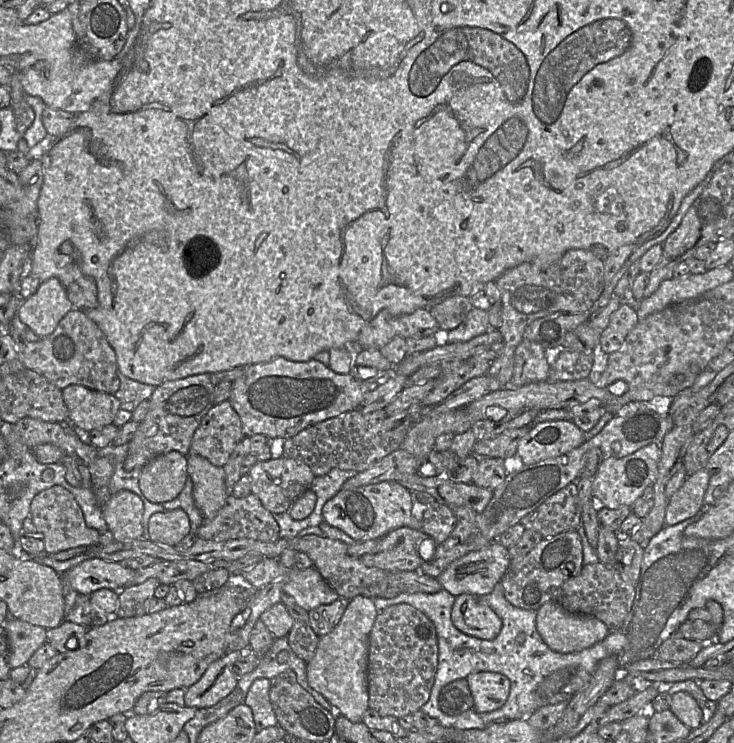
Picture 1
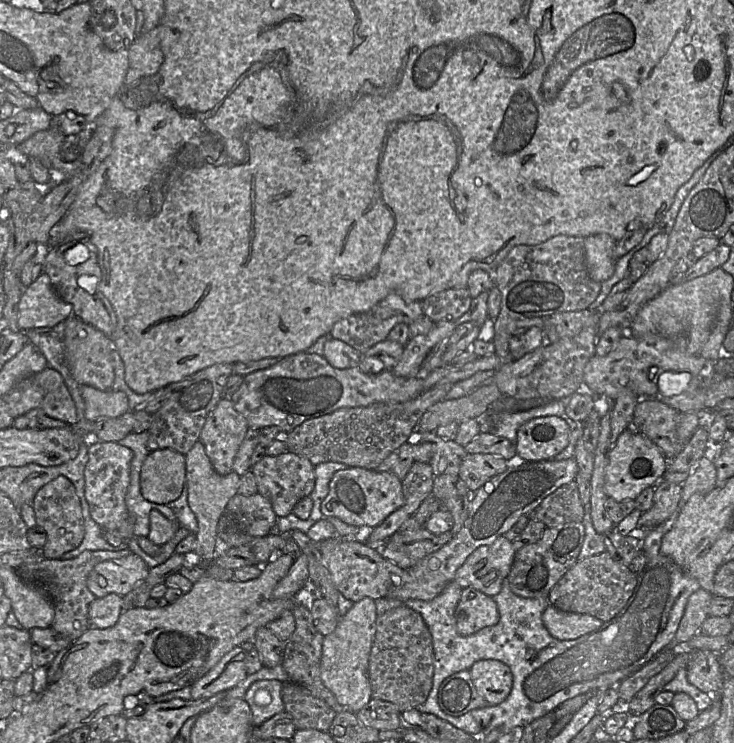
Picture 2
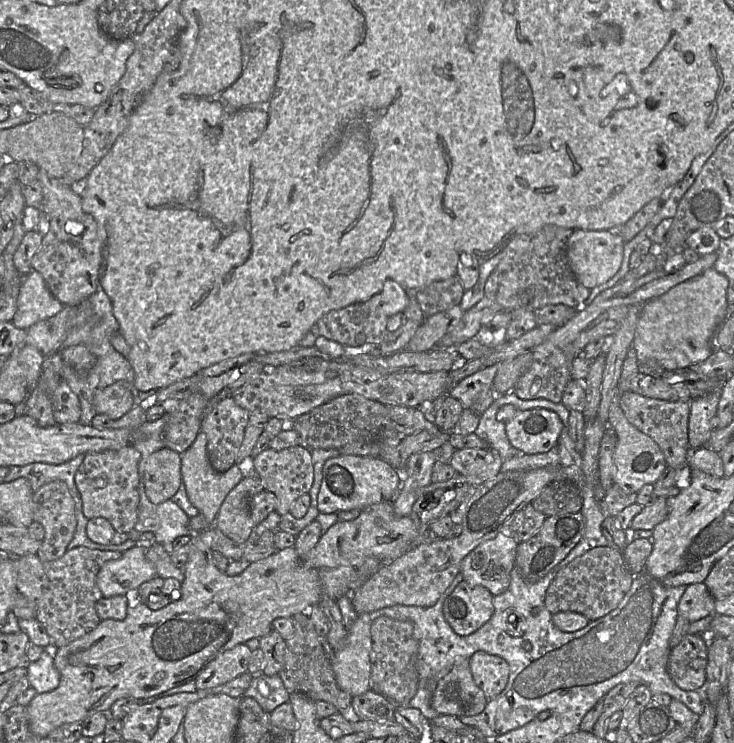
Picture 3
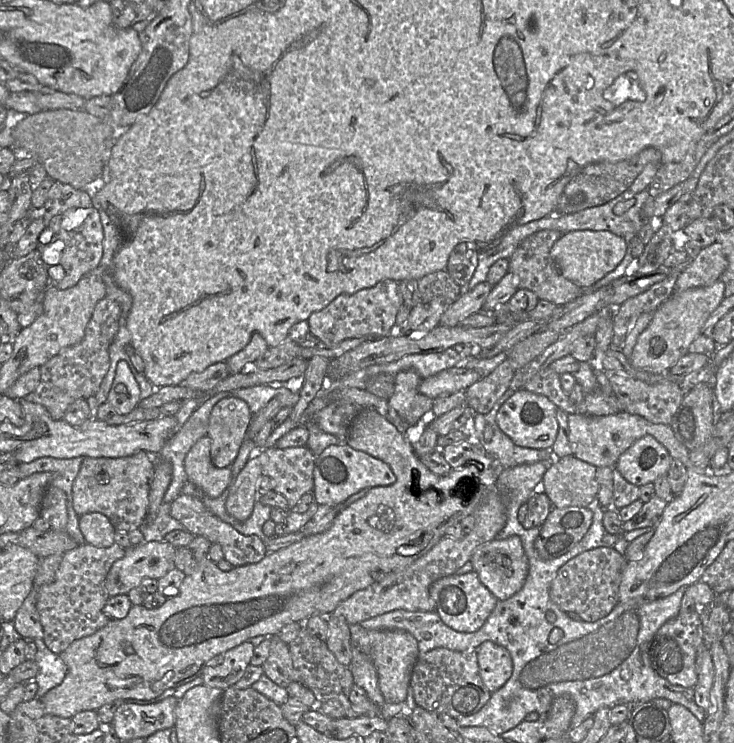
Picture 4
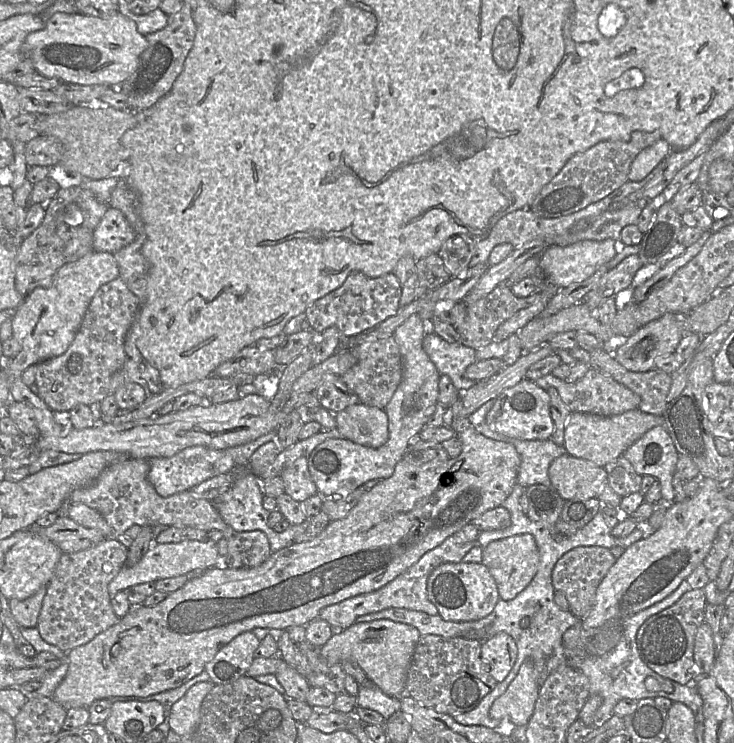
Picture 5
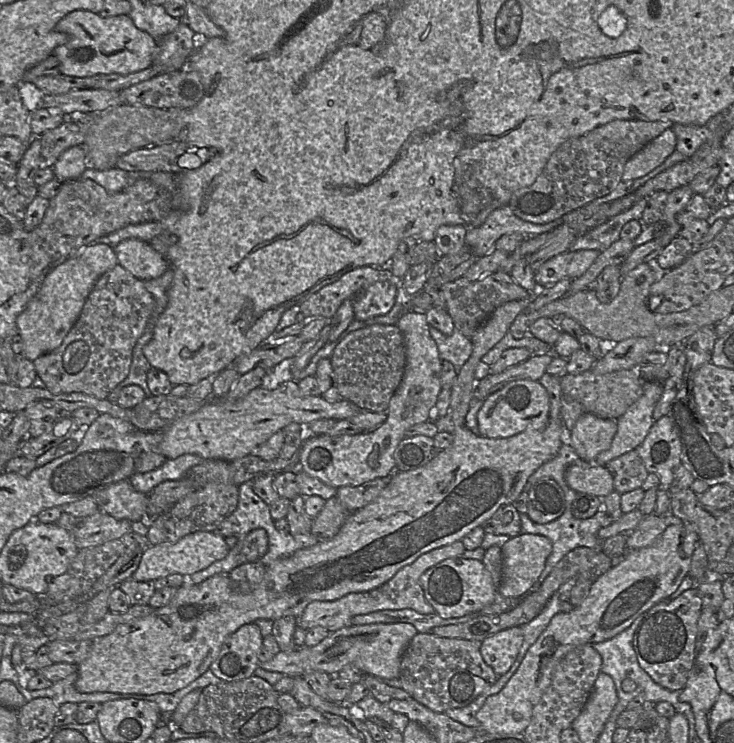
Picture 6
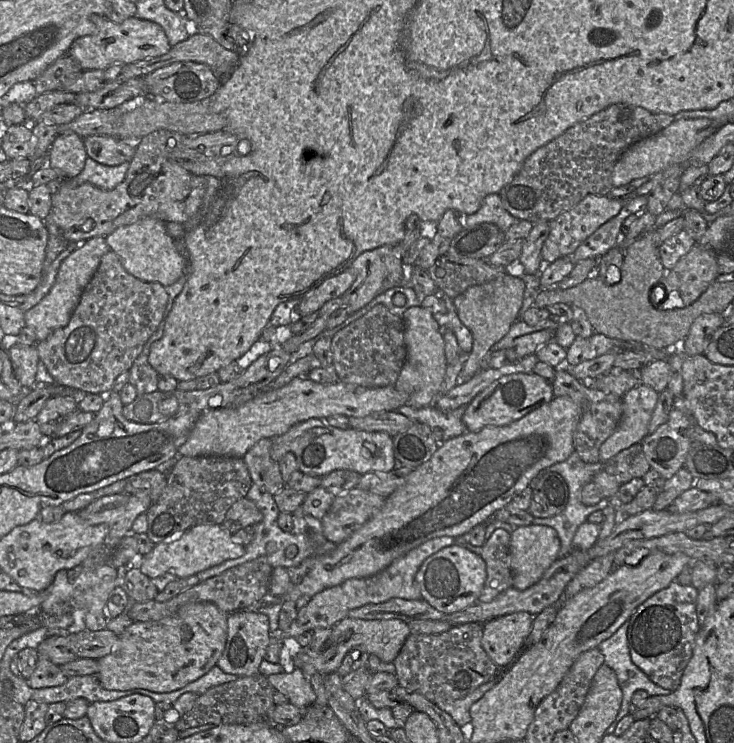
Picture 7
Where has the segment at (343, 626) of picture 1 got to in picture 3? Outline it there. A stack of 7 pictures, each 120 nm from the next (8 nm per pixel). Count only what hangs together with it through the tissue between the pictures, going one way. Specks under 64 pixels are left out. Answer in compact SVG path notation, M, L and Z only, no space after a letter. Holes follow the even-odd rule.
M370 613L357 616L347 631L342 647L334 651L333 671L338 686L352 697L371 690Z

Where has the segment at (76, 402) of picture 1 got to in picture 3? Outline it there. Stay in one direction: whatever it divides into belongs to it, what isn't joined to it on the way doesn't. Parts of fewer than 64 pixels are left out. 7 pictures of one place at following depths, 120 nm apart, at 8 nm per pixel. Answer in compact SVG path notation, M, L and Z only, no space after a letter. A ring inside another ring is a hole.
M120 380L106 388L96 390L93 406L97 414L105 414L112 419L119 419L135 404L128 383Z

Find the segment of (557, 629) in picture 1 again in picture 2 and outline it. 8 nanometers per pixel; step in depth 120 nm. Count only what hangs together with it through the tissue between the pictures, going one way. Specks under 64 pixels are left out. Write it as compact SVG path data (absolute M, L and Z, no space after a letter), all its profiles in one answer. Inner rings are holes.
M548 605L542 614L548 632L558 640L573 640L600 628L603 622L594 616L561 611Z

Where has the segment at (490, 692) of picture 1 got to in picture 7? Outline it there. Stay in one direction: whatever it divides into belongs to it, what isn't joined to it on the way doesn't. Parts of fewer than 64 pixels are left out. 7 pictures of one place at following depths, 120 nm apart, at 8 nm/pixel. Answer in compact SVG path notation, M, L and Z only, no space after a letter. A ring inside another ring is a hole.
M516 612L483 624L482 648L499 668L508 666L525 648L533 617L528 612Z

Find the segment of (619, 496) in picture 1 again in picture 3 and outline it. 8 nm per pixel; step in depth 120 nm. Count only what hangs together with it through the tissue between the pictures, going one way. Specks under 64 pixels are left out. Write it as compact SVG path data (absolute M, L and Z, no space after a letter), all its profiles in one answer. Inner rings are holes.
M618 395L613 398L609 408L608 426L617 436L613 455L613 482L626 493L638 493L644 485L654 484L667 467L664 454L650 436L642 433L628 421L619 405Z

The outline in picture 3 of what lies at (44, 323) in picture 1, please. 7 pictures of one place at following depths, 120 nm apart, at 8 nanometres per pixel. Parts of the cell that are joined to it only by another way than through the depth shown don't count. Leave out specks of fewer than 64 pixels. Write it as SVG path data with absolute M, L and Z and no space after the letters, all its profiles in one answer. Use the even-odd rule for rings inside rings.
M31 270L23 276L17 311L11 322L17 328L27 330L36 322L53 317L63 307L51 294L41 274Z

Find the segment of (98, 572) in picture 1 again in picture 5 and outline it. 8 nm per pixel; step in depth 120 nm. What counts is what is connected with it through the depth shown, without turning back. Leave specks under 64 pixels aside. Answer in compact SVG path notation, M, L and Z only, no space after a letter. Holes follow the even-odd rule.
M212 540L182 541L179 543L153 543L141 560L133 566L124 565L108 585L108 592L113 597L117 592L128 587L160 579L172 578L188 573L200 573L215 567L219 556L218 546Z

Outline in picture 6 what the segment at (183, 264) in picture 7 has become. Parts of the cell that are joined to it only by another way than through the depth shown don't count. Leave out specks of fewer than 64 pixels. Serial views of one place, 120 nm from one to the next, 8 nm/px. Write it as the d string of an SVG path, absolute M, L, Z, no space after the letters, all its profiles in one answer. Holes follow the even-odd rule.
M124 240L113 250L118 264L142 281L159 278L170 268L166 257L142 240Z

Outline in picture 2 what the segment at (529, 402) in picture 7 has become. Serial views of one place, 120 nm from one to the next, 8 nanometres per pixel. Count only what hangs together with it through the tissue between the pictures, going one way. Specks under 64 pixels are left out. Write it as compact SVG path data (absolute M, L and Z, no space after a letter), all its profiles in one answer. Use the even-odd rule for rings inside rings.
M542 416L517 431L517 458L526 462L553 460L569 443L570 427L558 416Z

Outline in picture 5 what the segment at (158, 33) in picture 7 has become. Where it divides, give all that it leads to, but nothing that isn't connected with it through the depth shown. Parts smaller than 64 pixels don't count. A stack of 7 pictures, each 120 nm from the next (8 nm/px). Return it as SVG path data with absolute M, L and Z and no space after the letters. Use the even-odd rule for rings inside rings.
M119 11L106 18L80 12L56 12L49 17L43 29L29 33L23 44L26 57L31 58L39 74L60 79L65 83L108 85L112 86L113 90L118 90L118 87L137 70L140 55L147 47L146 36L138 32L136 23Z

